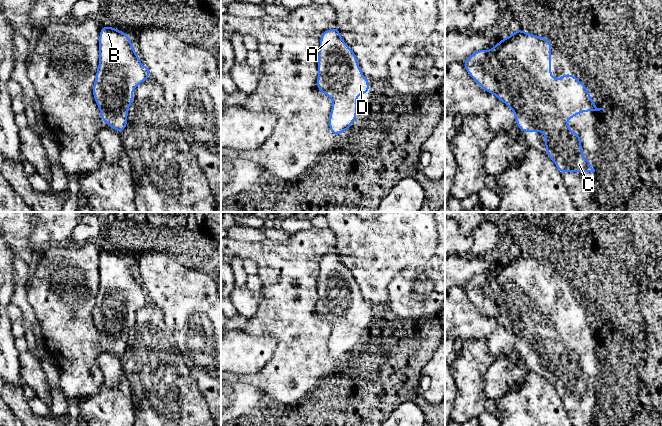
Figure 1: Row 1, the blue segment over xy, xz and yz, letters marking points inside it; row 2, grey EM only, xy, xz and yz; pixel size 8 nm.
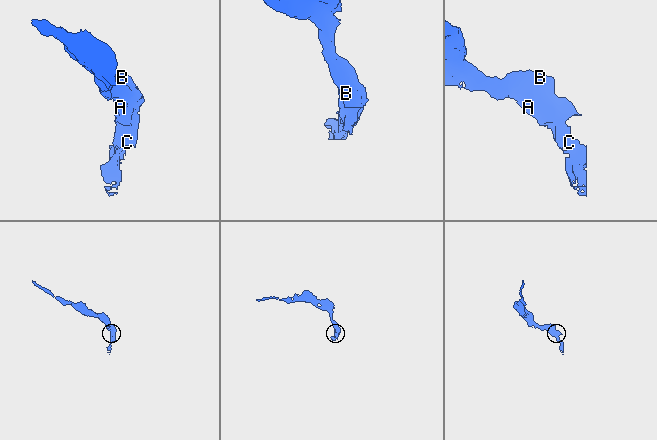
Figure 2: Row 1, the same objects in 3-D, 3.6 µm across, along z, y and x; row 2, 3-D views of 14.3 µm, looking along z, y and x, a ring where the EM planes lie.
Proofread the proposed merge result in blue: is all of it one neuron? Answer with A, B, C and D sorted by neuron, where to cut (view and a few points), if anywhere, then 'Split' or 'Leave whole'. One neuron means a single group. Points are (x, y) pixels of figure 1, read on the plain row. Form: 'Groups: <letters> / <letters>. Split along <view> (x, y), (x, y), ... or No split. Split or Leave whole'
Groups: A B C D. No split. Leave whole

